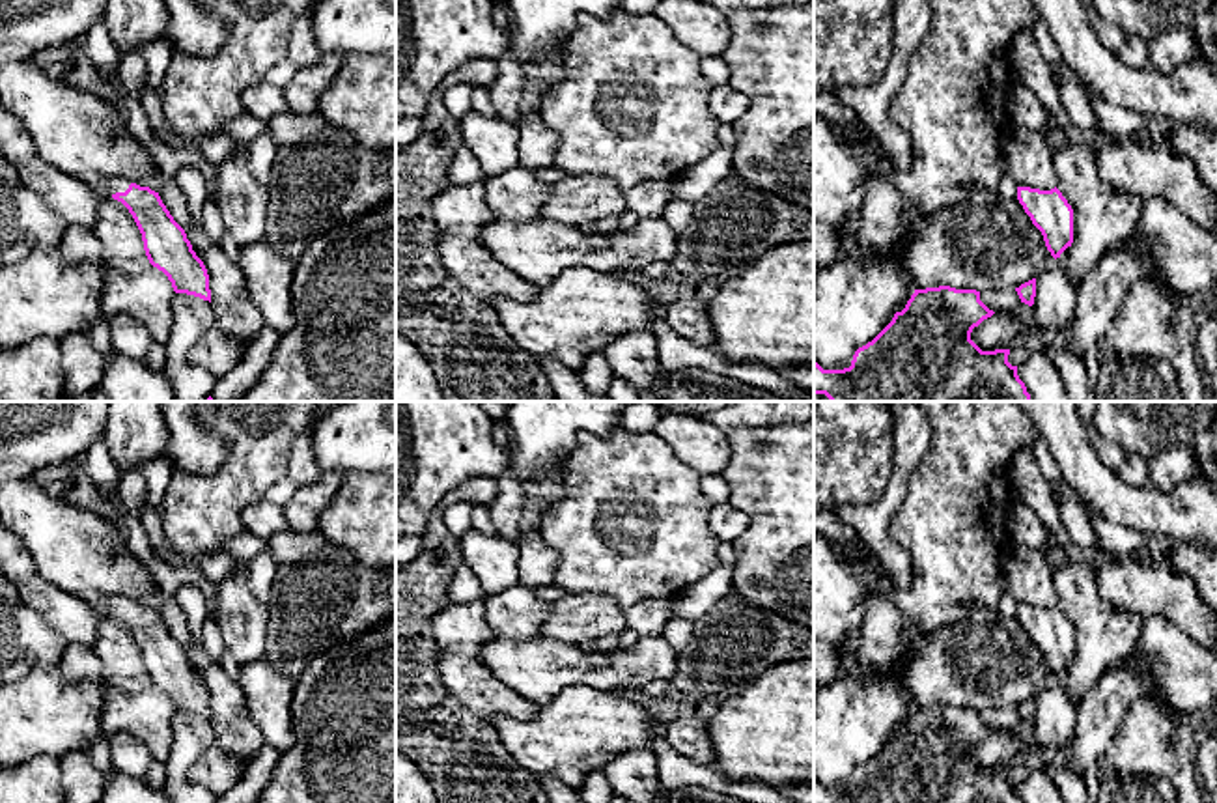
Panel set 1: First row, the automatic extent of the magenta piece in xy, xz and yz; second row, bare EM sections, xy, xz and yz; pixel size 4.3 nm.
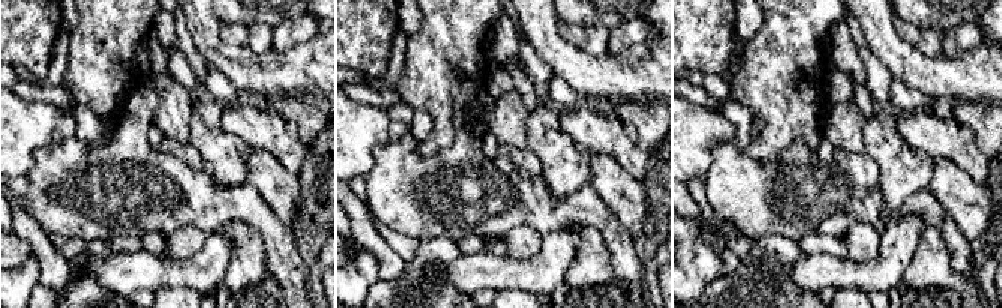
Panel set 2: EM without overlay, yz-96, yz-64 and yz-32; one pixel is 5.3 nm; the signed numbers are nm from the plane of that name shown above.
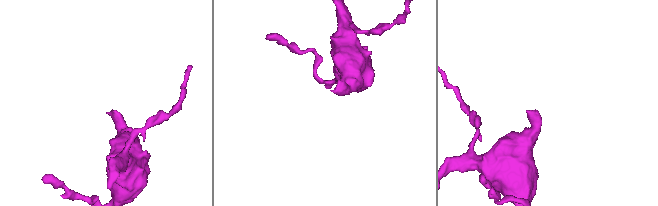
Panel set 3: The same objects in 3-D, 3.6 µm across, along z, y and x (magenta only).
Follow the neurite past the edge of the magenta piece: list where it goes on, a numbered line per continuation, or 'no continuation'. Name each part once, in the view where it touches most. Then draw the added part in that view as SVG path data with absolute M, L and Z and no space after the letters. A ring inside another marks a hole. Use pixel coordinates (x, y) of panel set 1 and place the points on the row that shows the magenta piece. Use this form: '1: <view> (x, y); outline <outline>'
1: xy (114, 185); outline M108 177L106 179L106 190L110 194L116 194L116 192L125 192L129 189L131 181L125 179L125 177Z

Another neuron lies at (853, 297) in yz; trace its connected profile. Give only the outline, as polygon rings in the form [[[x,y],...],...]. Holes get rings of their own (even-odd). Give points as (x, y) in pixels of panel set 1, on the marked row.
[[[840,243],[840,258],[829,267],[819,267],[814,282],[814,362],[823,370],[849,368],[855,351],[872,342],[896,314],[896,306],[913,293],[915,286],[898,256],[862,250],[853,258]]]

